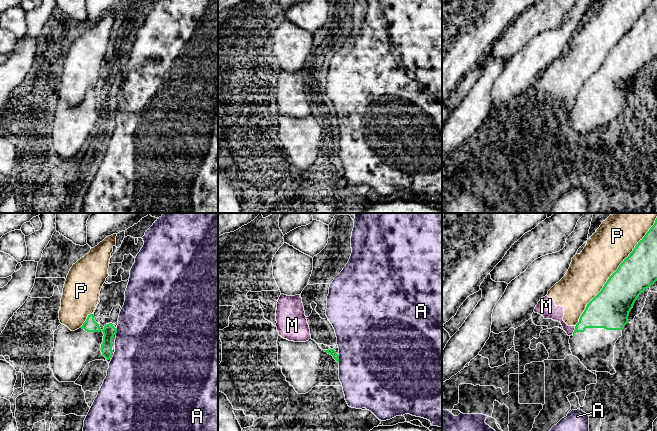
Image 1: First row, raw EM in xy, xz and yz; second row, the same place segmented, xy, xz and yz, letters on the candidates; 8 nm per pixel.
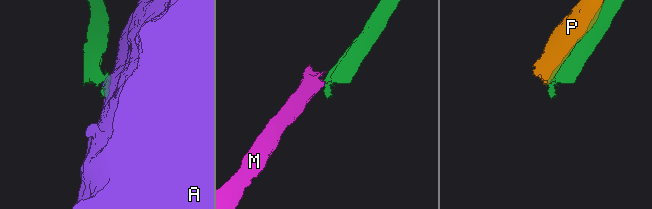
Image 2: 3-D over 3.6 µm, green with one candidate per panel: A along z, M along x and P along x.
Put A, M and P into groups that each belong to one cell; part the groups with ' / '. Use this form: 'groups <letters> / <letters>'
groups A / M P

